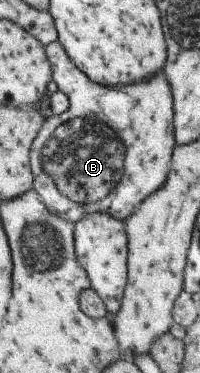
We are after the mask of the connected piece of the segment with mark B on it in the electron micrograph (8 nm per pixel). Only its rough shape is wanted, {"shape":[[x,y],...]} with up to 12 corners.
{"shape":[[44,48],[69,104],[31,143],[32,188],[76,223],[164,183],[164,73],[101,86]]}

